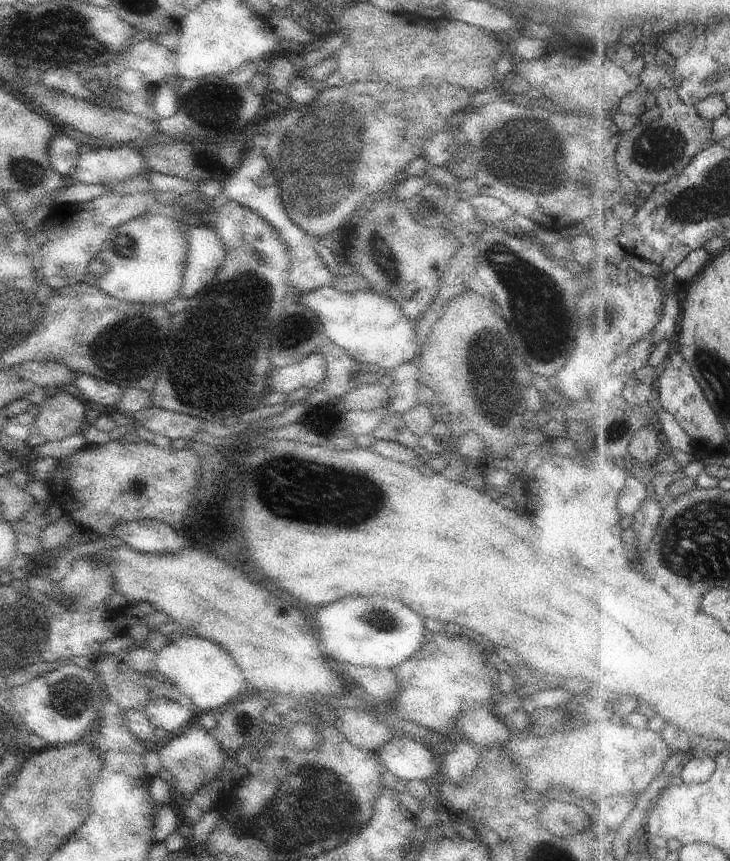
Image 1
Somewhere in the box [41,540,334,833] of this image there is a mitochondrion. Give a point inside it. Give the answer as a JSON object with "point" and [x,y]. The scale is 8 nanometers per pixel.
{"point":[69,696]}

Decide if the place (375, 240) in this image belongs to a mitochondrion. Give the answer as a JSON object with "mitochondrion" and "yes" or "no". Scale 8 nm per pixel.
{"mitochondrion":"no"}

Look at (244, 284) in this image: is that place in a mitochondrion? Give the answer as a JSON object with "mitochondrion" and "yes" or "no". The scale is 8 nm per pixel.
{"mitochondrion":"yes"}

